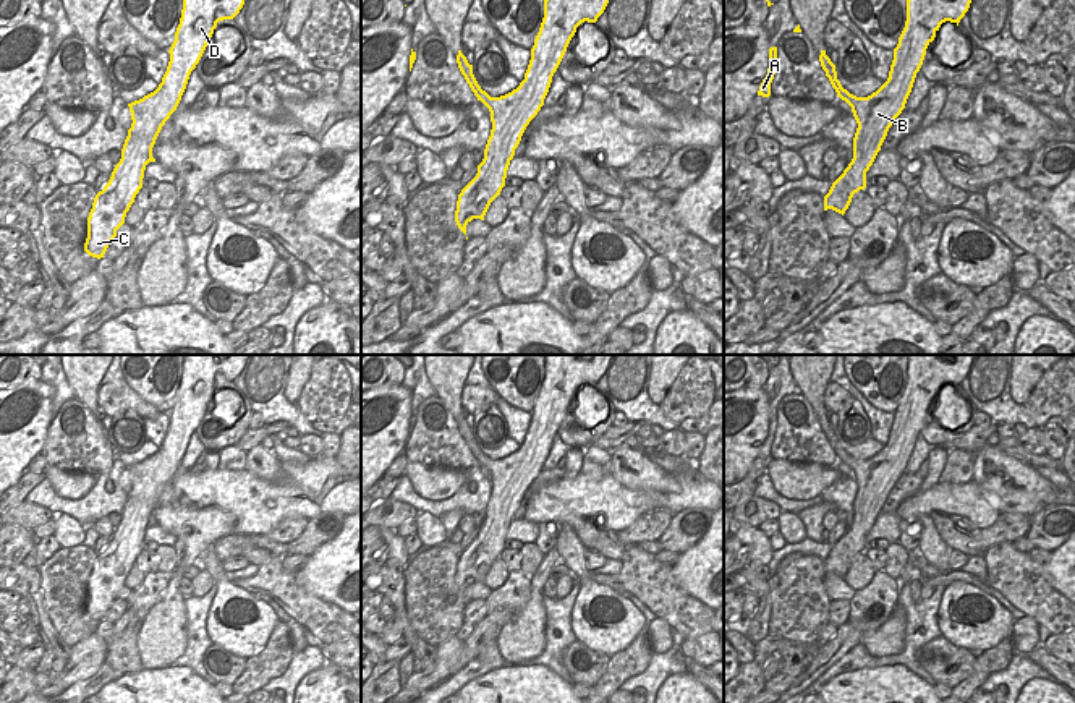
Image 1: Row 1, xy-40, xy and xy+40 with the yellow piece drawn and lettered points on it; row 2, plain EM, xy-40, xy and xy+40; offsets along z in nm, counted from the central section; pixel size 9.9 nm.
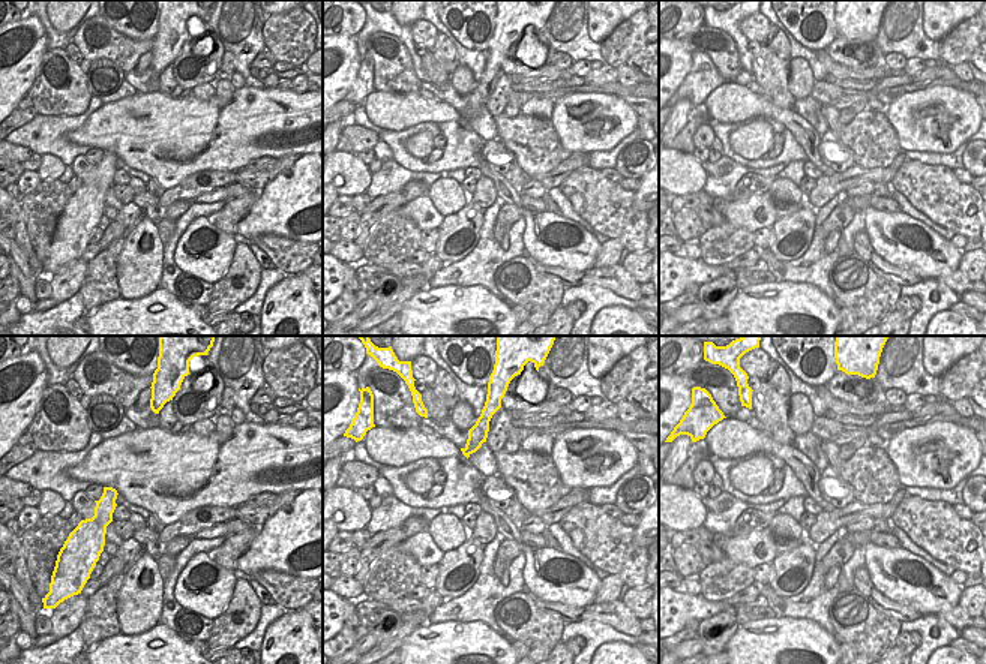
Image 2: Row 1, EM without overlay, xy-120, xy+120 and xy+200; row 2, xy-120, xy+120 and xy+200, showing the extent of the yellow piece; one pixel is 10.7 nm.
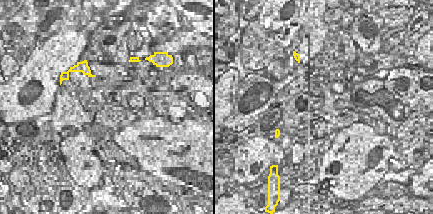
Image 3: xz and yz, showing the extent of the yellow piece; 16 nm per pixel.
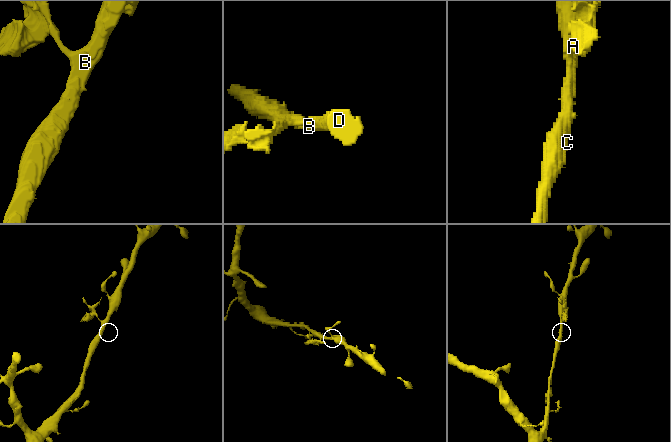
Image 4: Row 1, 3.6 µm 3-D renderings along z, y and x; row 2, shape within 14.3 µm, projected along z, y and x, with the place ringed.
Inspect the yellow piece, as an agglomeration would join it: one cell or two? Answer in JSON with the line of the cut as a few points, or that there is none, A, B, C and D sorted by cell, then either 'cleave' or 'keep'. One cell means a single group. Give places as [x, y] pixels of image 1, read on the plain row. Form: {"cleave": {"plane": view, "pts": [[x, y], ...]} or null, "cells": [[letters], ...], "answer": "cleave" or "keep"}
{"cleave": {"plane": "xy", "pts": [[486, 455], [483, 465]]}, "cells": [["A"], ["B", "C", "D"]], "answer": "cleave"}

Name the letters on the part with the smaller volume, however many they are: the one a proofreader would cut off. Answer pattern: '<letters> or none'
A

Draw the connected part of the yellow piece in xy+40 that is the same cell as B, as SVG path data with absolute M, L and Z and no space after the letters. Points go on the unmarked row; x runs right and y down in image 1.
M908 355L907 384L894 411L887 444L871 458L848 455L847 467L858 486L853 522L824 559L824 573L845 577L852 560L866 551L866 535L873 528L894 483L905 471L926 411L945 384L958 389L975 355Z

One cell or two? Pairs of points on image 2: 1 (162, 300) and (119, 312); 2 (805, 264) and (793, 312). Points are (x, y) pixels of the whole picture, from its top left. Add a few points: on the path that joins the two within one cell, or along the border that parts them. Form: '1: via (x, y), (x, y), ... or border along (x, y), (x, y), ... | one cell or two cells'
1: via (152, 302), (140, 312), (129, 312) | one cell
2: border along (779, 278), (794, 282), (811, 282), (832, 299) | two cells

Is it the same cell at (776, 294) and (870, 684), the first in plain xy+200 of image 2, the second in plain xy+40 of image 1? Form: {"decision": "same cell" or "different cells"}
{"decision": "same cell"}

